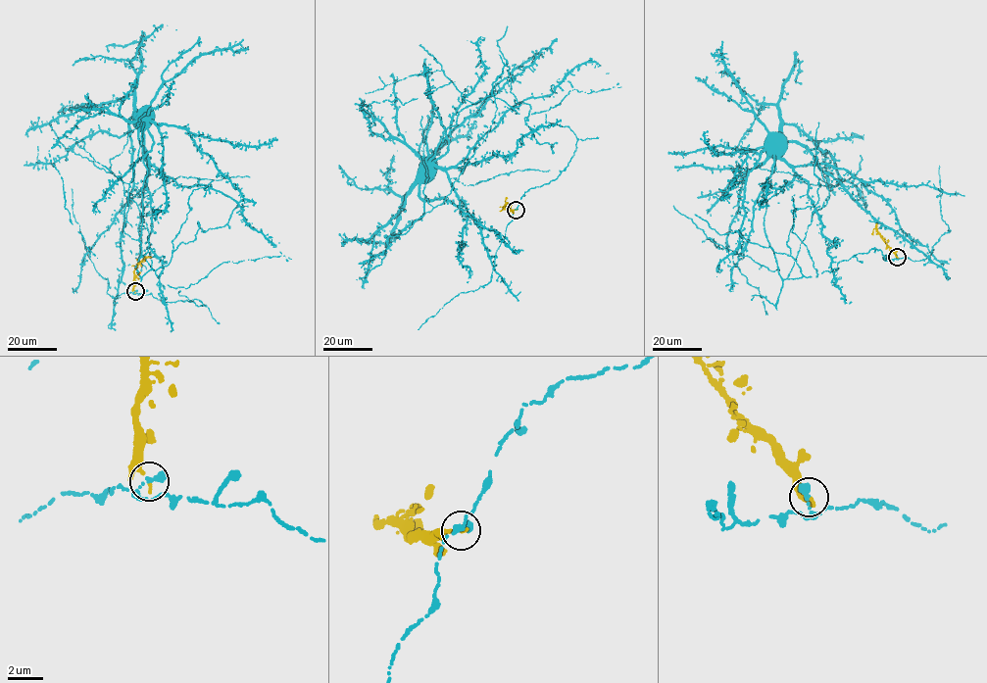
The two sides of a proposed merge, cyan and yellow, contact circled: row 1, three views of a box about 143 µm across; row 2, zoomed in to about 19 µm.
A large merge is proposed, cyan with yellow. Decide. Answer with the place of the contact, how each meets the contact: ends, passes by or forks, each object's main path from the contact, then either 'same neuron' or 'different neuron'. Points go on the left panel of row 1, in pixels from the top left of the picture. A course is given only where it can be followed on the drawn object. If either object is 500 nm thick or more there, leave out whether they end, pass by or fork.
place (135, 291); cyan ends; yellow ends; course cyan (135, 291), (113, 297), (124, 267), (121, 243), (124, 210), (134, 182), (128, 123), (138, 110), (145, 112); course yellow (135, 291), (134, 269), (145, 257), (144, 262); different neuron

